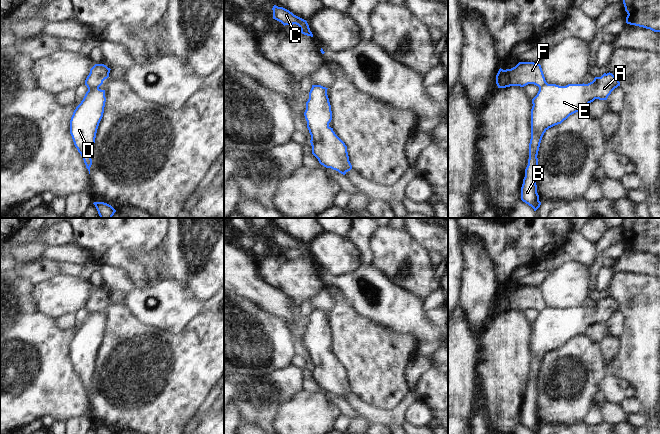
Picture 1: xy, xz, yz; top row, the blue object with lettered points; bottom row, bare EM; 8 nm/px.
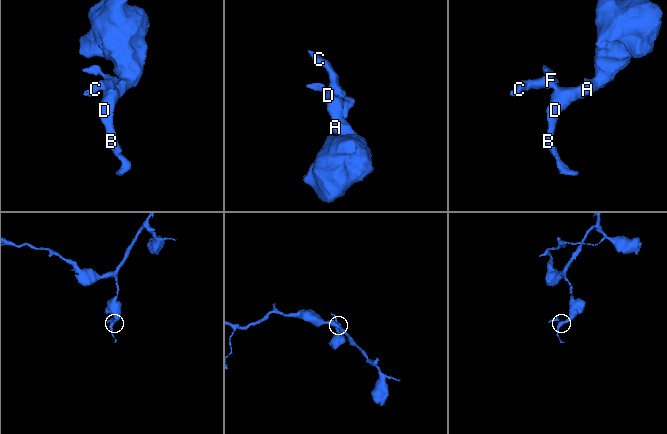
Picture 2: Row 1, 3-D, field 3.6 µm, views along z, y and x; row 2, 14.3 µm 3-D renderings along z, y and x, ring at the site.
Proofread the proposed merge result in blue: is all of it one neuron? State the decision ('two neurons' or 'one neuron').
two neurons

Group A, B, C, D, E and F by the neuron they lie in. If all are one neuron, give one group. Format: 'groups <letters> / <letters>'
groups A B D E / C F

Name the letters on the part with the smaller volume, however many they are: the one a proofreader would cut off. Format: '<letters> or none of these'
C, F

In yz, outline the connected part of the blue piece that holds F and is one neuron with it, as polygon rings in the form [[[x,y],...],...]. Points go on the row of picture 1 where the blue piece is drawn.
[[[519,62],[511,69],[499,69],[496,75],[496,84],[498,88],[510,86],[524,87],[528,84],[534,84],[542,88],[547,84],[541,65],[534,62]]]

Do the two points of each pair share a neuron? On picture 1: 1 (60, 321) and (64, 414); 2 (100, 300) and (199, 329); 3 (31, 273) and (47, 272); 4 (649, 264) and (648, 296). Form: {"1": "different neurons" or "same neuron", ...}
{"1": "different neurons", "2": "same neuron", "3": "same neuron", "4": "different neurons"}

